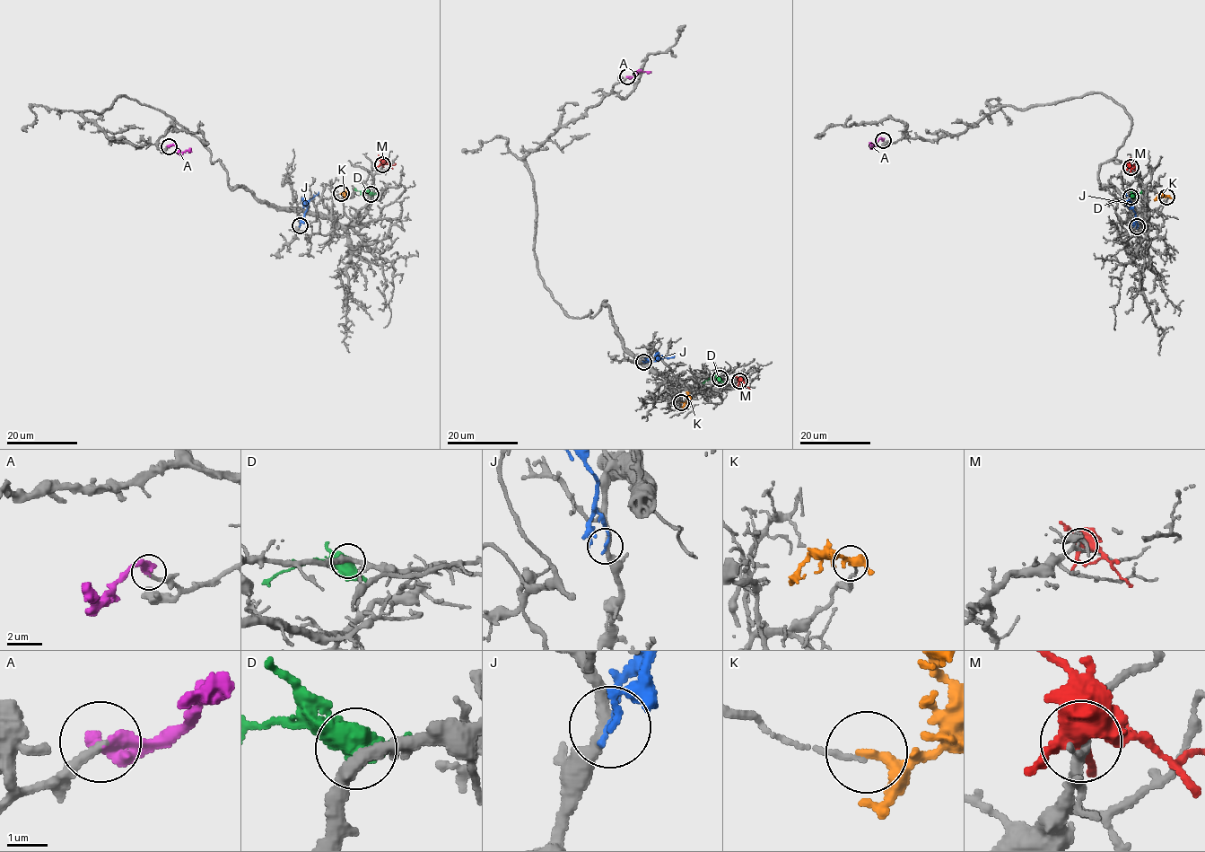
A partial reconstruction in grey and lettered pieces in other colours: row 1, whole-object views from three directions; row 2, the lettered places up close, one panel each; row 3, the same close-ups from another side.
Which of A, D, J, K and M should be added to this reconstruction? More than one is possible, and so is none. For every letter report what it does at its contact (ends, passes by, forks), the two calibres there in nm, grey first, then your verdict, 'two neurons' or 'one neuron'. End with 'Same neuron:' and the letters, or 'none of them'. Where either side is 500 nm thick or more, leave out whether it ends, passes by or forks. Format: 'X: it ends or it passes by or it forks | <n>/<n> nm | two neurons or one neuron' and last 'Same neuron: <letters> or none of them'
A: it ends | 220/420 nm | one neuron
D: 320/550 nm | two neurons
J: it ends | 280/140 nm | two neurons
K: it passes by | 140/200 nm | two neurons
M: it forks | 200/440 nm | two neurons
Same neuron: A

